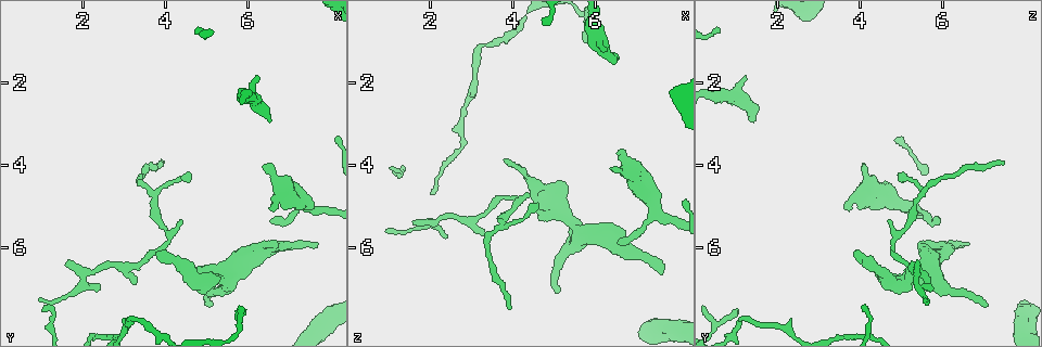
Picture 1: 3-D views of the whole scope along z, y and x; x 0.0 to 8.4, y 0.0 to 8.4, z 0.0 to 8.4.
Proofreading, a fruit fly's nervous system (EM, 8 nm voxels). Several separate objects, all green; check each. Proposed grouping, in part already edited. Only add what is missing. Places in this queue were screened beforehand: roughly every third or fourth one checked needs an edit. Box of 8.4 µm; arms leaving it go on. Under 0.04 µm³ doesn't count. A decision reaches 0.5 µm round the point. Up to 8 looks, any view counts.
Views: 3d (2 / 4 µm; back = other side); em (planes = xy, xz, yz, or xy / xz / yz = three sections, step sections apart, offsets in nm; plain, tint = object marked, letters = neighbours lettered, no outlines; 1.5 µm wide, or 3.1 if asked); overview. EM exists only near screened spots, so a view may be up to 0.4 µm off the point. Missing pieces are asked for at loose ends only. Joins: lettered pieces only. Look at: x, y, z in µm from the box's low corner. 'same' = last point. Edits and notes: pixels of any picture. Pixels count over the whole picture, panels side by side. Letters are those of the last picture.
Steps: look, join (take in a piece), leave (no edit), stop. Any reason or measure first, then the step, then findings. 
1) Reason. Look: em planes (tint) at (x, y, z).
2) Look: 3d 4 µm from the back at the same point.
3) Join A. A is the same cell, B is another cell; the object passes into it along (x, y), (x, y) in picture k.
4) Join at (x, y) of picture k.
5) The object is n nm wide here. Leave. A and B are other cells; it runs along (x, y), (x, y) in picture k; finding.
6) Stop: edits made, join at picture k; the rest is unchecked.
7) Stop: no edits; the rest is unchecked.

Look: 3d 4 µm at (3.30, 6.90, 5.65).

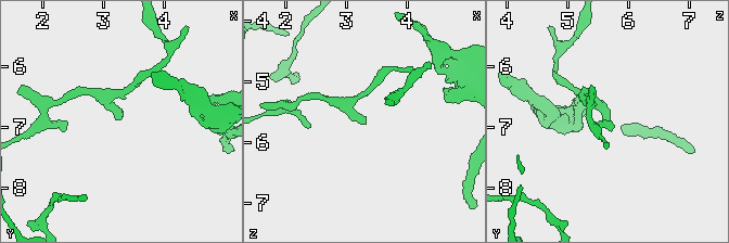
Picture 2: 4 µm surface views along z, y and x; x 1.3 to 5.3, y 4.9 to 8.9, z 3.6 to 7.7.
Need the tissue. Look: em planes (tint) at (3.30, 6.85, 5.70).

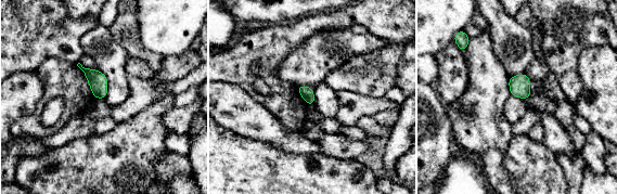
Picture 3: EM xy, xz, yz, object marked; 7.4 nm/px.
See the neighbours. Look: em planes (letters) at the same point.

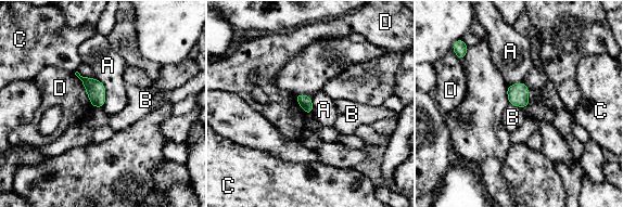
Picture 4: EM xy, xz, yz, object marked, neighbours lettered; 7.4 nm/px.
Leave. A, B, C and D are other cells; a border runs along (94, 78), (104, 87), (103, 106) in picture 4; none of them fits.

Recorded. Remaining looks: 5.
Tapers out. Look: em xz step 8 (letters) at (3.95, 3.95, 7.50).

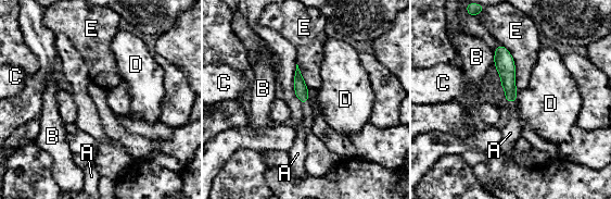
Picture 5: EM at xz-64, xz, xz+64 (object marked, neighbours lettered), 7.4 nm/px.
Look: em planes (letters) at the same point.

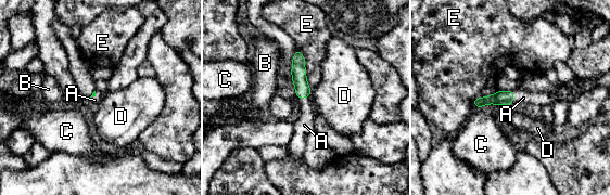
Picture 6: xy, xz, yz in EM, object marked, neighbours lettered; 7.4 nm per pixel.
Join A. A is the same cell, B, C, D and E are other cells; it goes on there.

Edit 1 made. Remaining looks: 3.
Stop: edits made, join at picture 6; the rest is unchecked.

